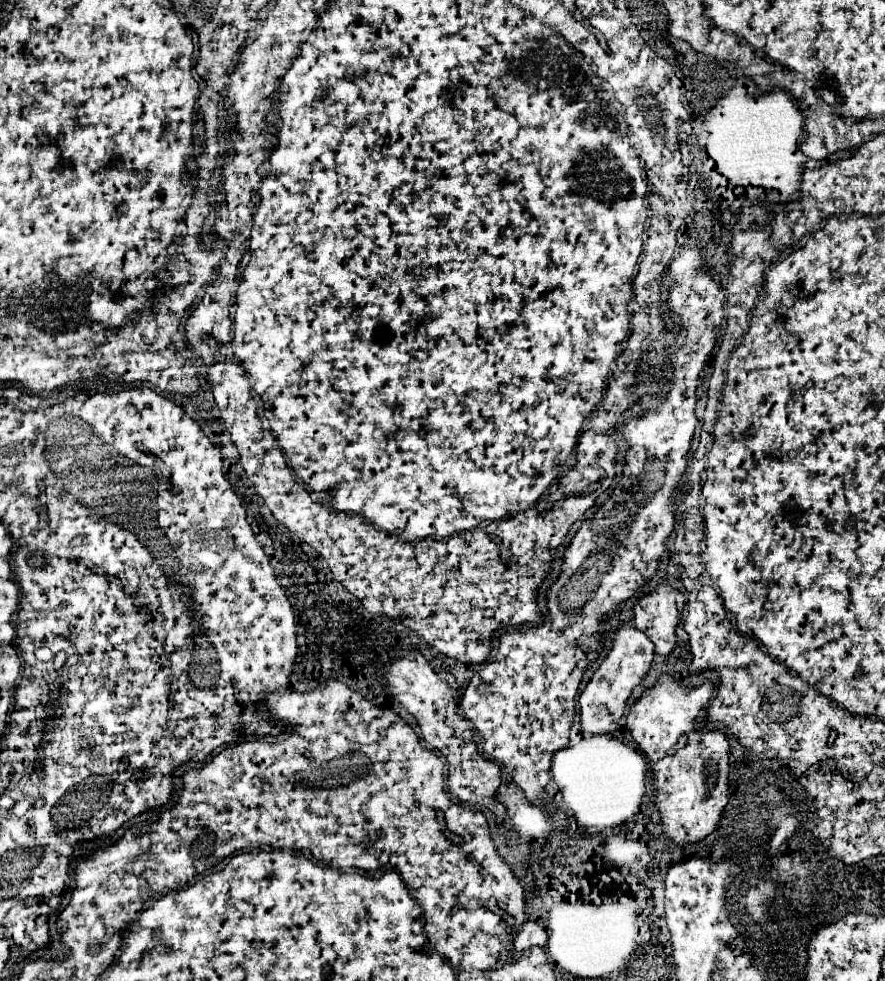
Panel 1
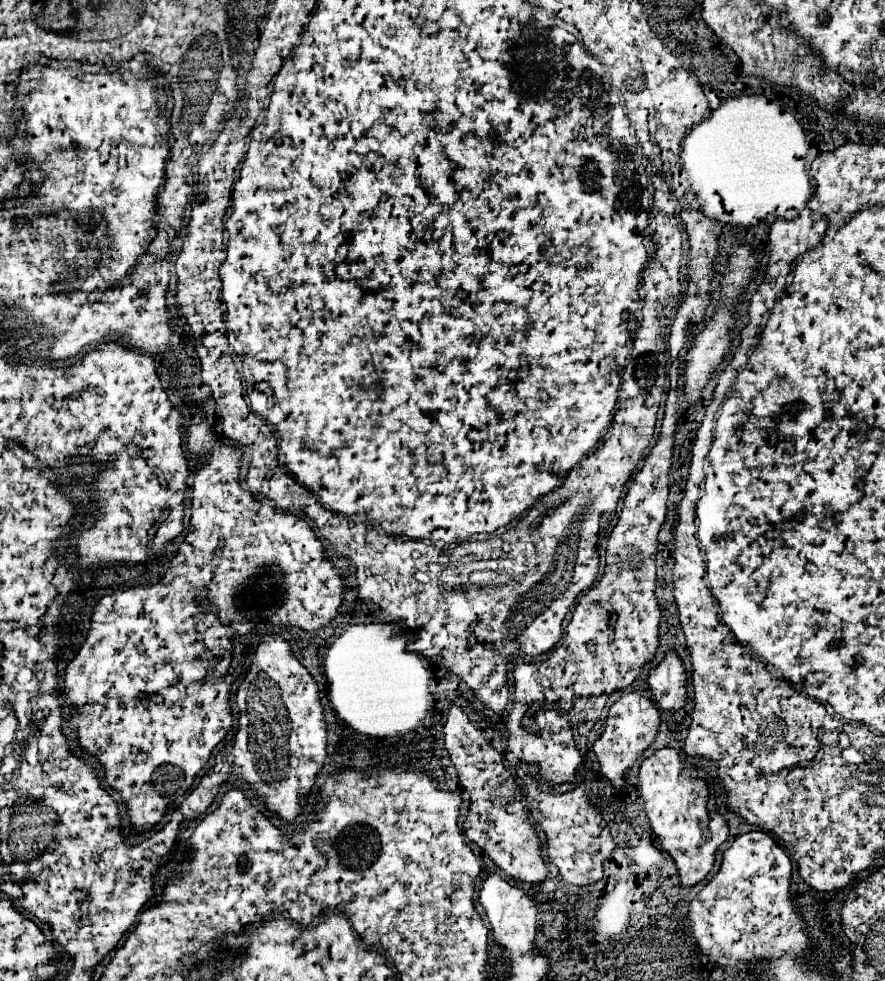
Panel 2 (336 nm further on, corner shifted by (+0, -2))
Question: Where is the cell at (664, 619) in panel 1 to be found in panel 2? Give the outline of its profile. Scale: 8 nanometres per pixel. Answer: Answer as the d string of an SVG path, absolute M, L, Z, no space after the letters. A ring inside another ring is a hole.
M670 649L664 653L662 661L650 671L648 683L652 689L652 699L658 709L678 711L686 701L686 671L678 651Z

